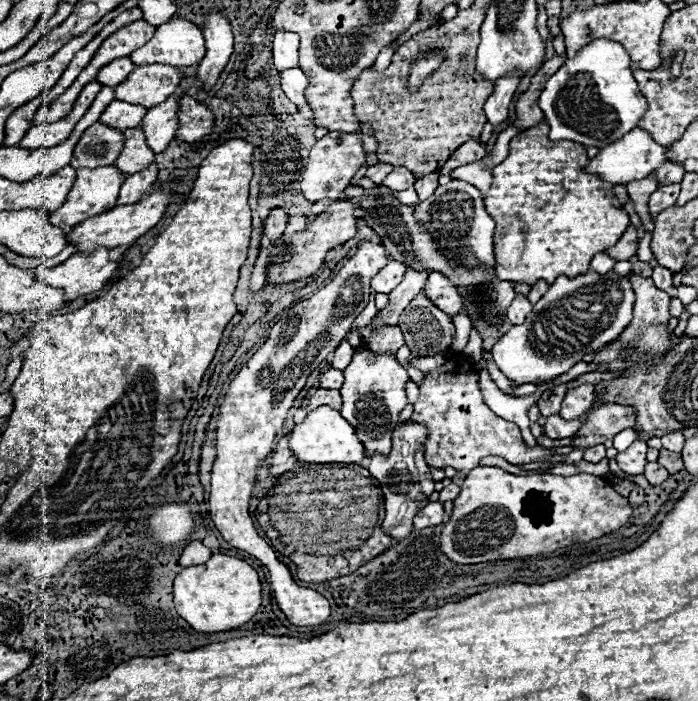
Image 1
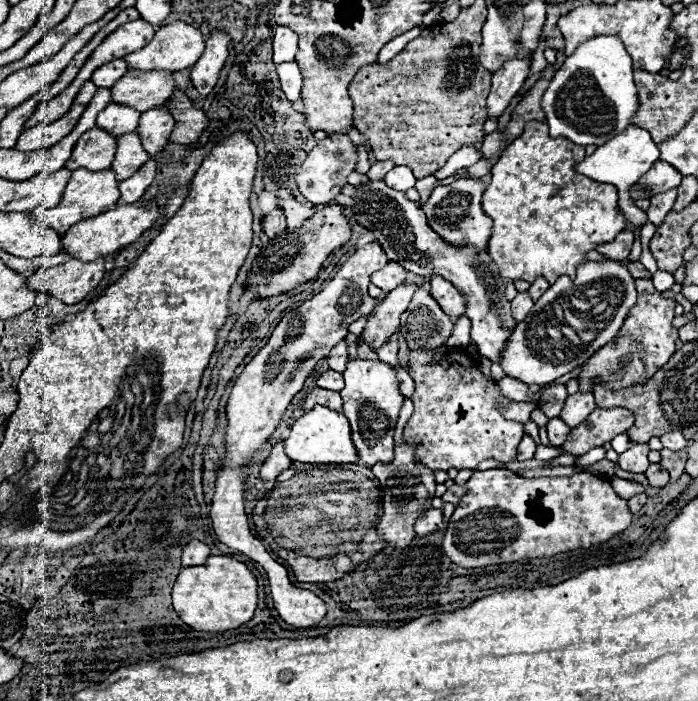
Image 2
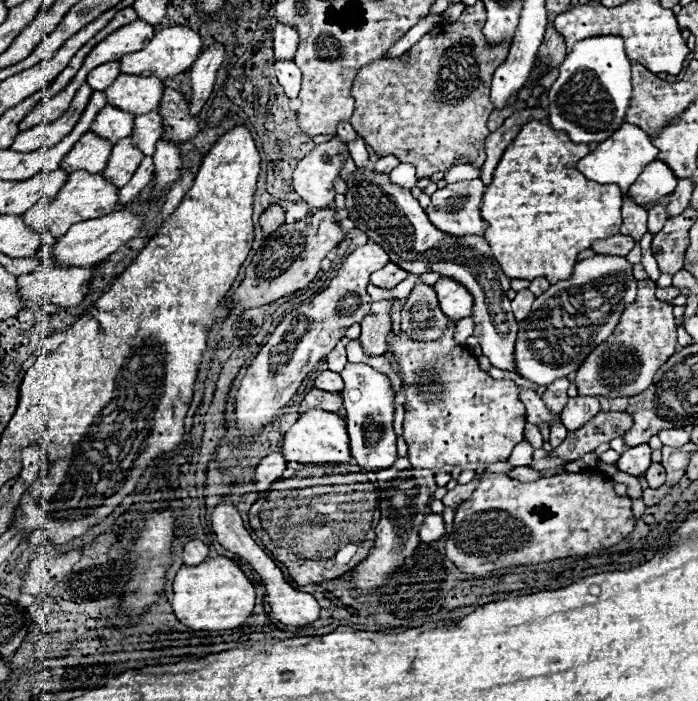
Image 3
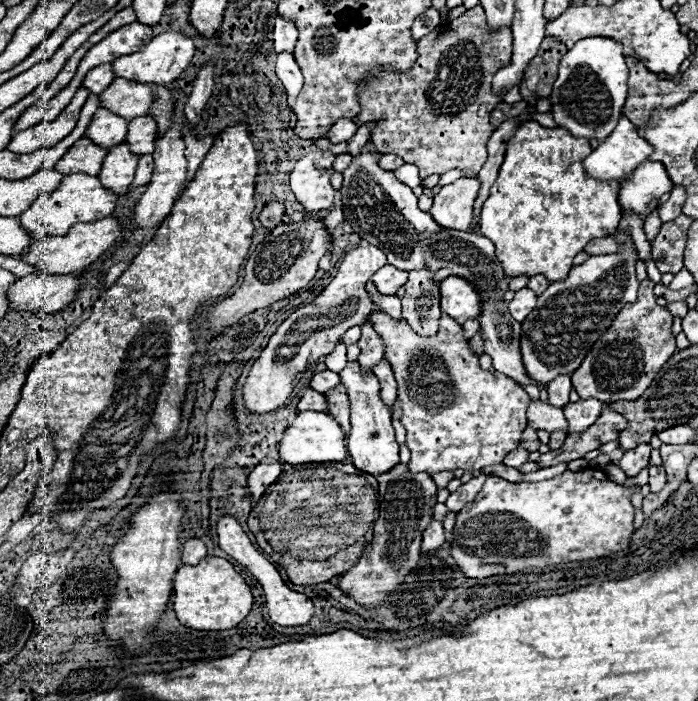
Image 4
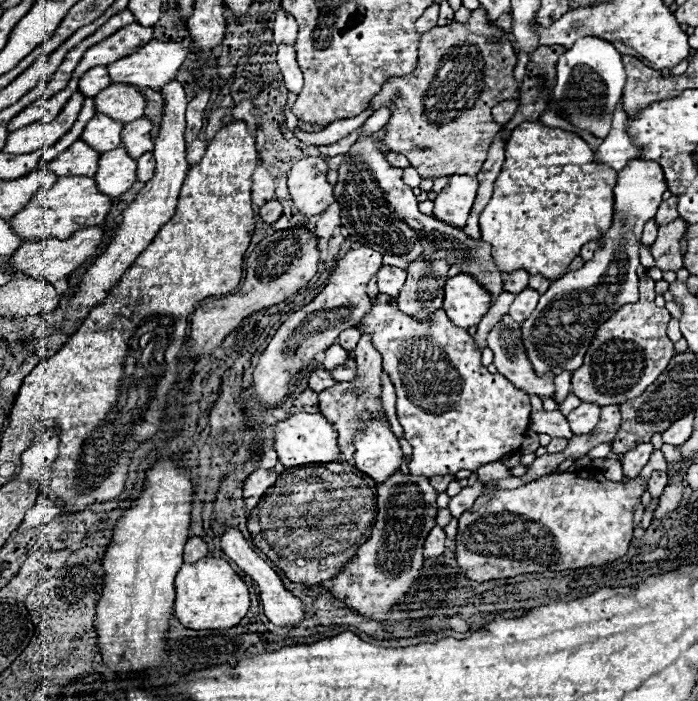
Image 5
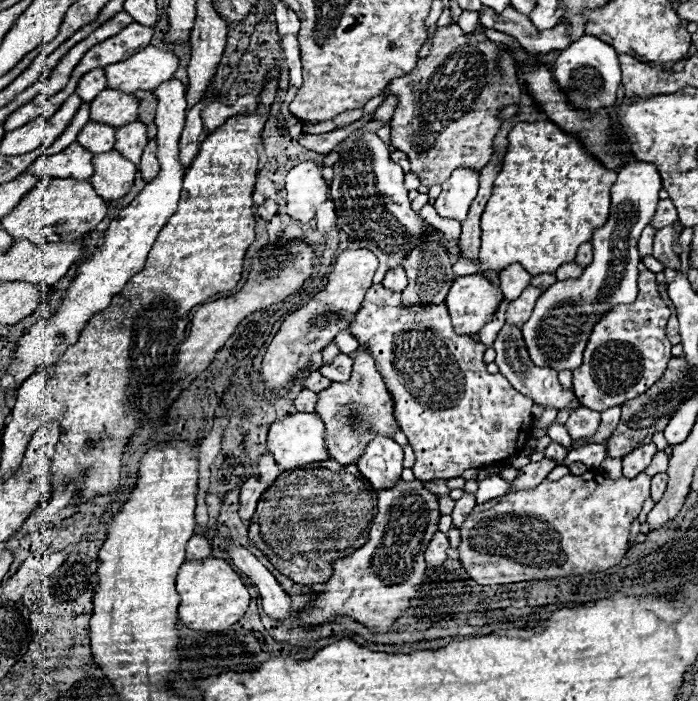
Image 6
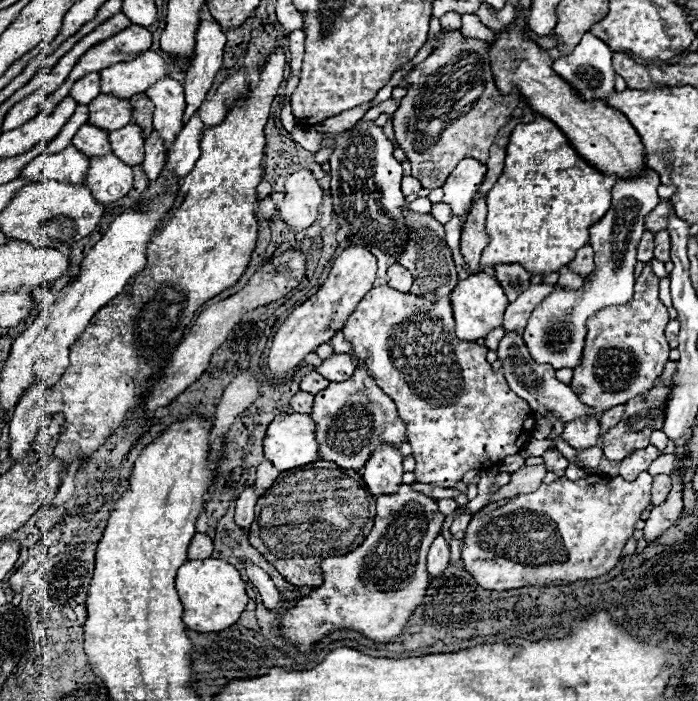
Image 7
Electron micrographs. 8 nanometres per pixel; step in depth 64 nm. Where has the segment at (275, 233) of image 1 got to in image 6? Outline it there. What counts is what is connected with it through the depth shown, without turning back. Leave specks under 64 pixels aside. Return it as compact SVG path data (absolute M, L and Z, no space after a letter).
M266 200L260 208L258 208L258 216L262 216L264 220L272 220L272 216L278 214L278 204L274 200Z

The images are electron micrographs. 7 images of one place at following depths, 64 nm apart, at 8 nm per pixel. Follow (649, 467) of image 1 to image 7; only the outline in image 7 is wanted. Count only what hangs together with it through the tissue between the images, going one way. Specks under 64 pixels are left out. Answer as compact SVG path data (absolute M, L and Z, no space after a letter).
M666 474L654 476L654 482L652 482L652 504L654 504L654 506L662 504L662 500L666 500L670 488L672 488L670 476L666 476Z

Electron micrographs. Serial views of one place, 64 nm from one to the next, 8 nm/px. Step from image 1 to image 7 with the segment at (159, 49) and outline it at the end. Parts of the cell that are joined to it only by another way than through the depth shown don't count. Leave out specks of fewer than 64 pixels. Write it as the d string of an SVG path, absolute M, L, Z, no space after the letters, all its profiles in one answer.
M154 50L142 52L130 62L108 66L100 72L102 92L118 98L132 98L134 94L146 92L154 82L168 78L172 62Z

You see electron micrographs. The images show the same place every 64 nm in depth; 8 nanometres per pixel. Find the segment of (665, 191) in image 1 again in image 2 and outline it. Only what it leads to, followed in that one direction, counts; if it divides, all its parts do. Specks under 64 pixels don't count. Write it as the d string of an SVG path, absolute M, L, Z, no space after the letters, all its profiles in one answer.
M676 188L652 196L652 198L650 198L650 208L646 210L648 220L650 220L654 226L658 226L658 224L664 220L664 216L668 214L668 210L672 210L672 204L674 204L674 202L676 202Z

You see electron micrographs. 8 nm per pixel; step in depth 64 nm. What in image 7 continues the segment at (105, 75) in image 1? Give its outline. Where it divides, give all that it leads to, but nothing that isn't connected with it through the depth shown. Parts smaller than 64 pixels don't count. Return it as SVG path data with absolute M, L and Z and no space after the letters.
M90 72L88 76L80 78L70 90L70 96L78 104L90 104L98 94L100 94L100 72Z

